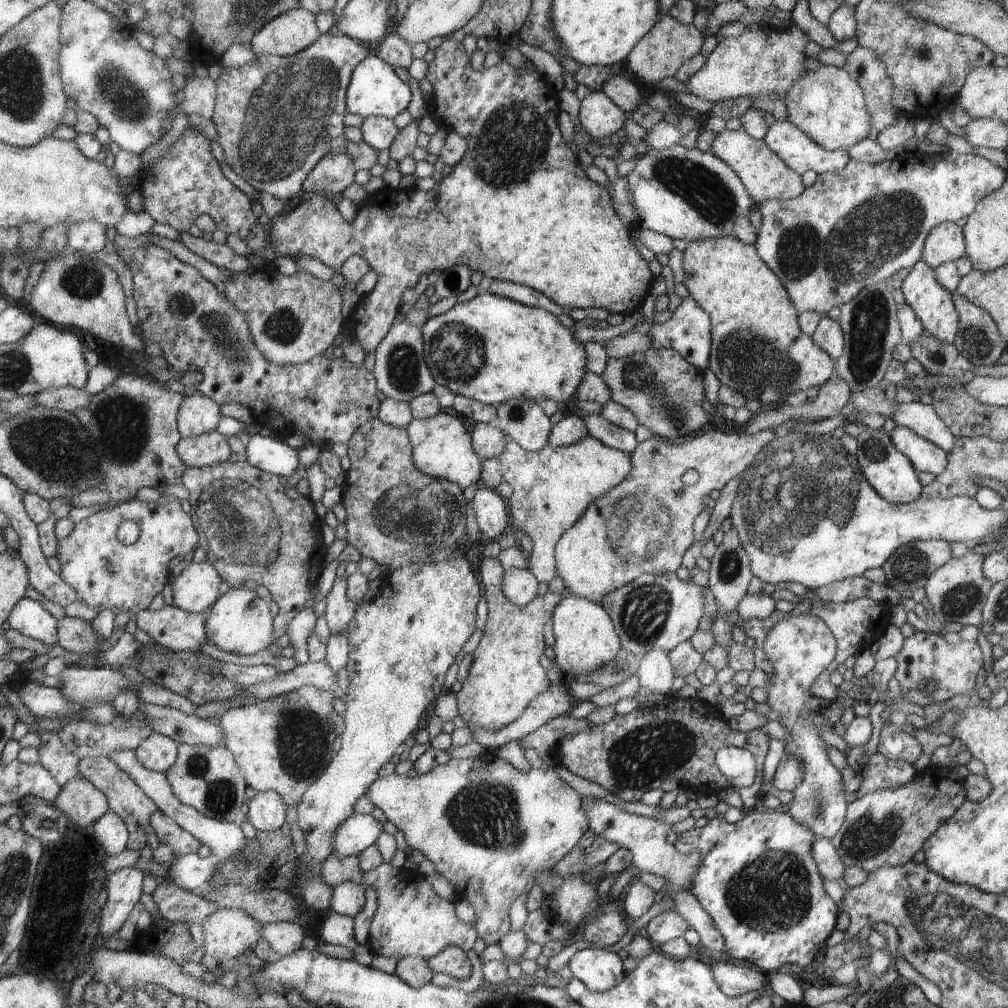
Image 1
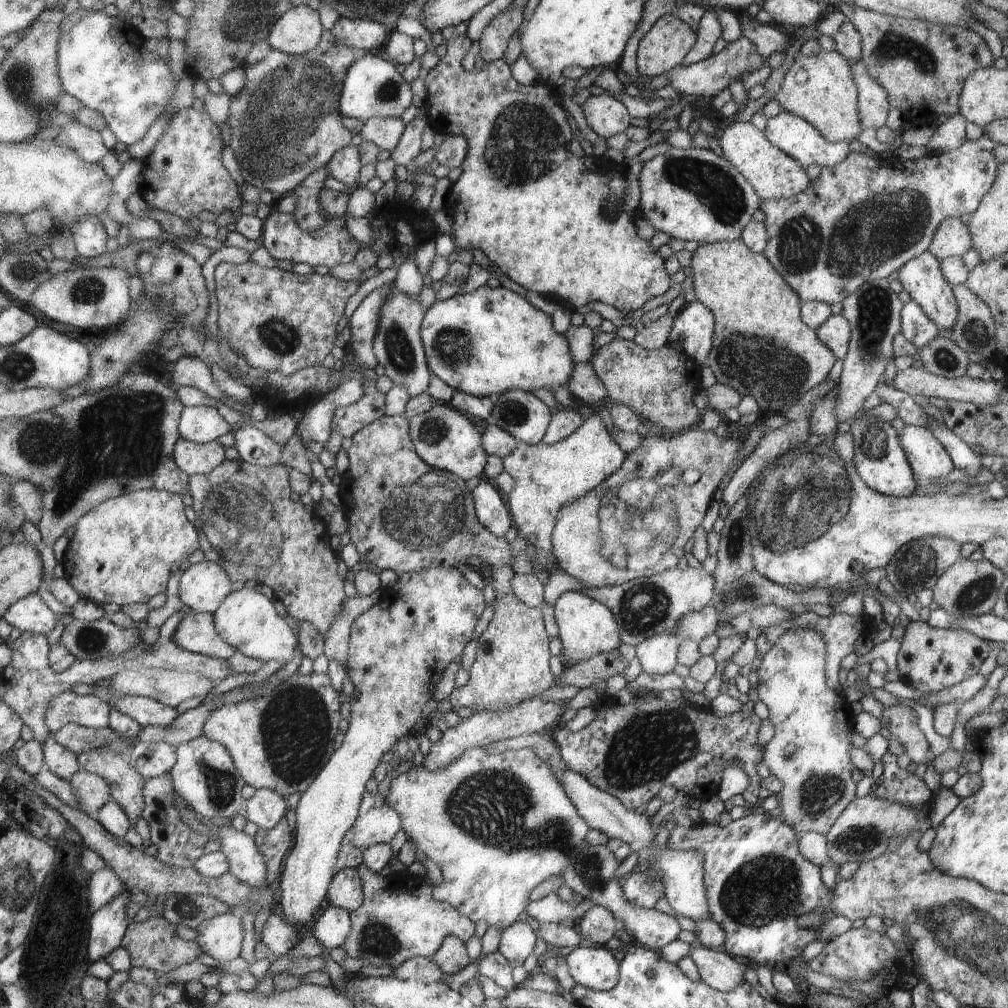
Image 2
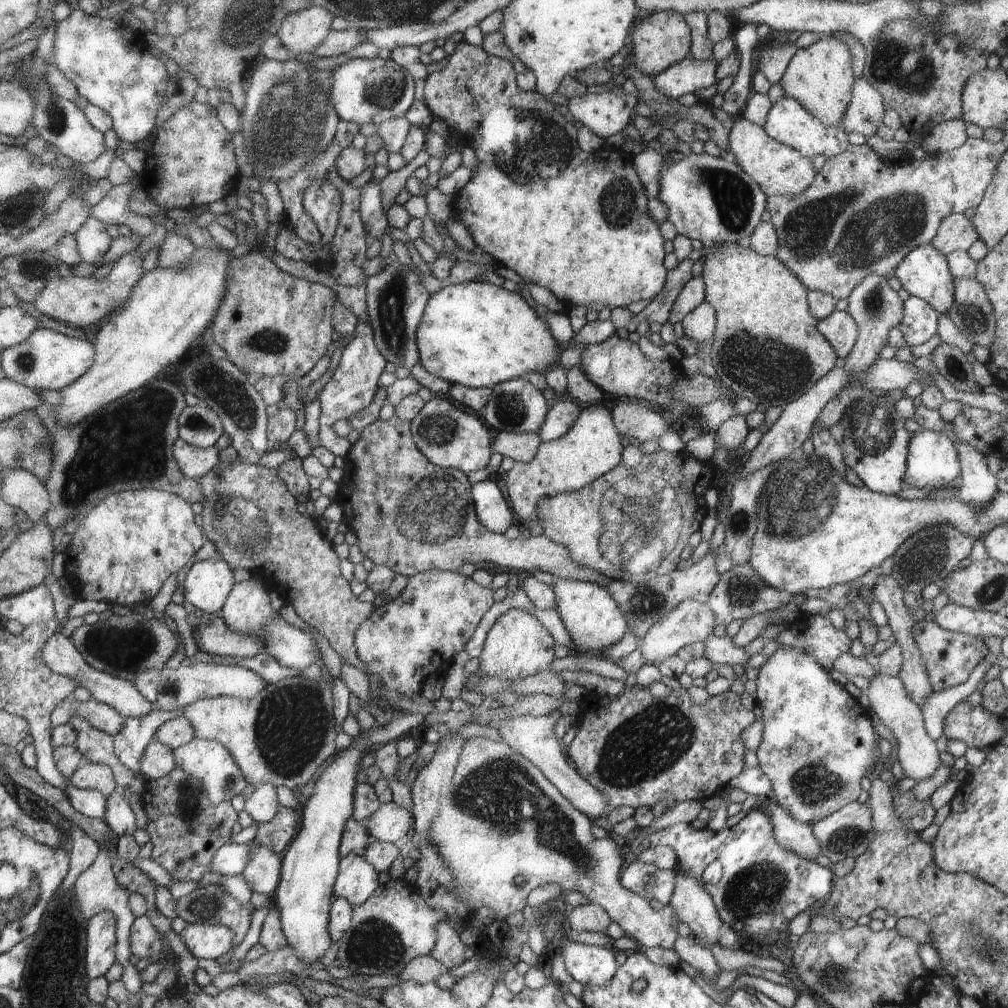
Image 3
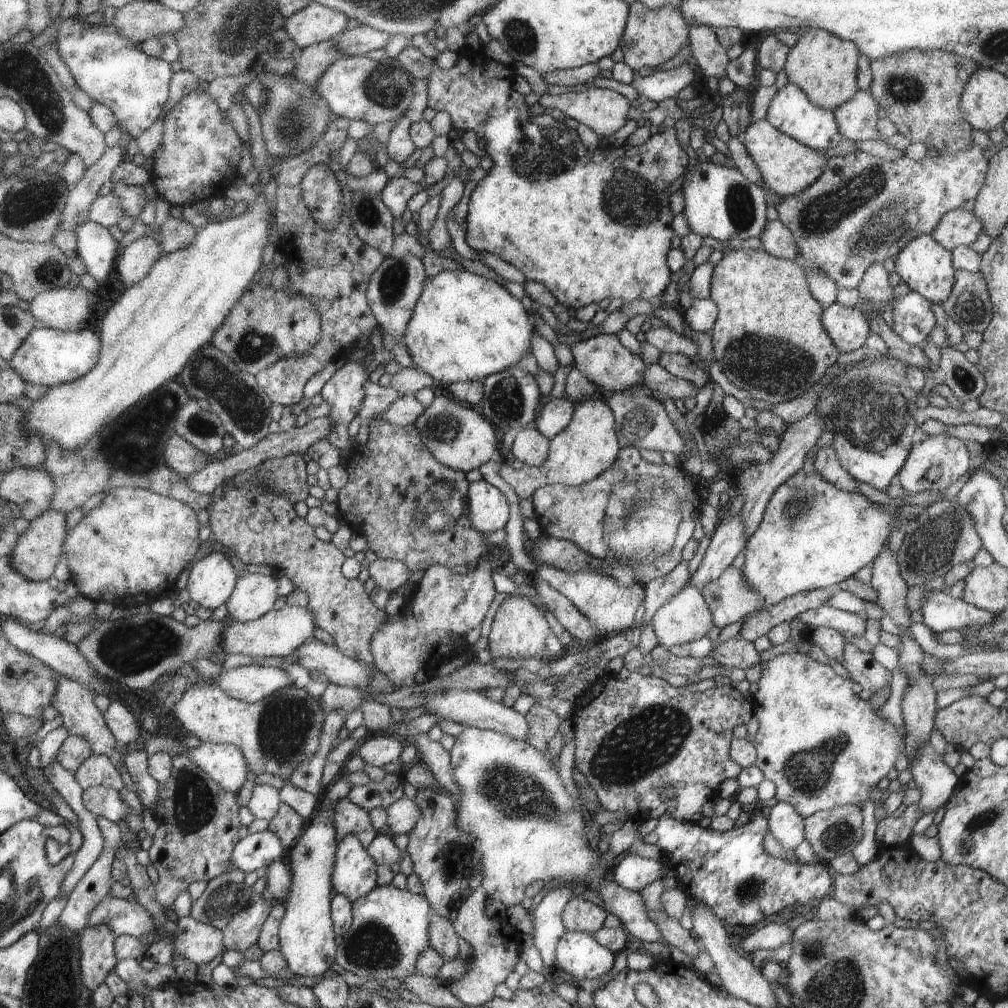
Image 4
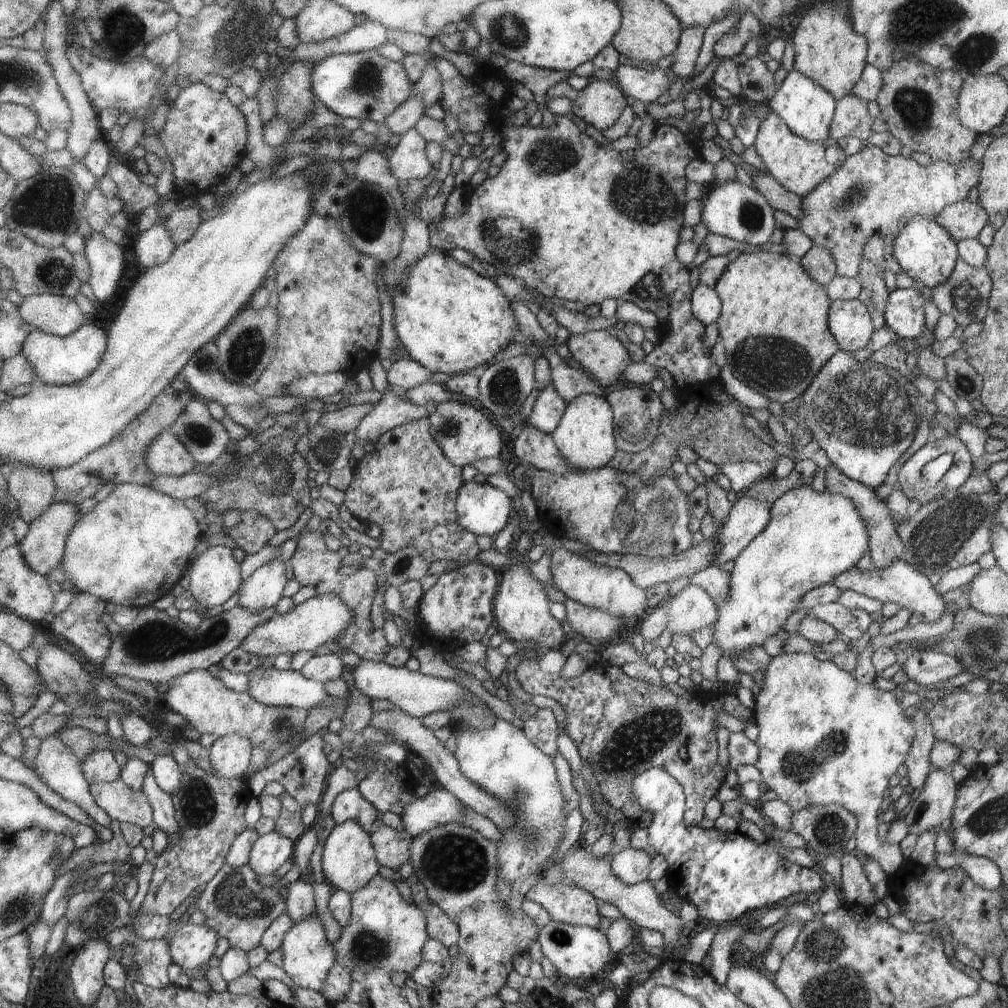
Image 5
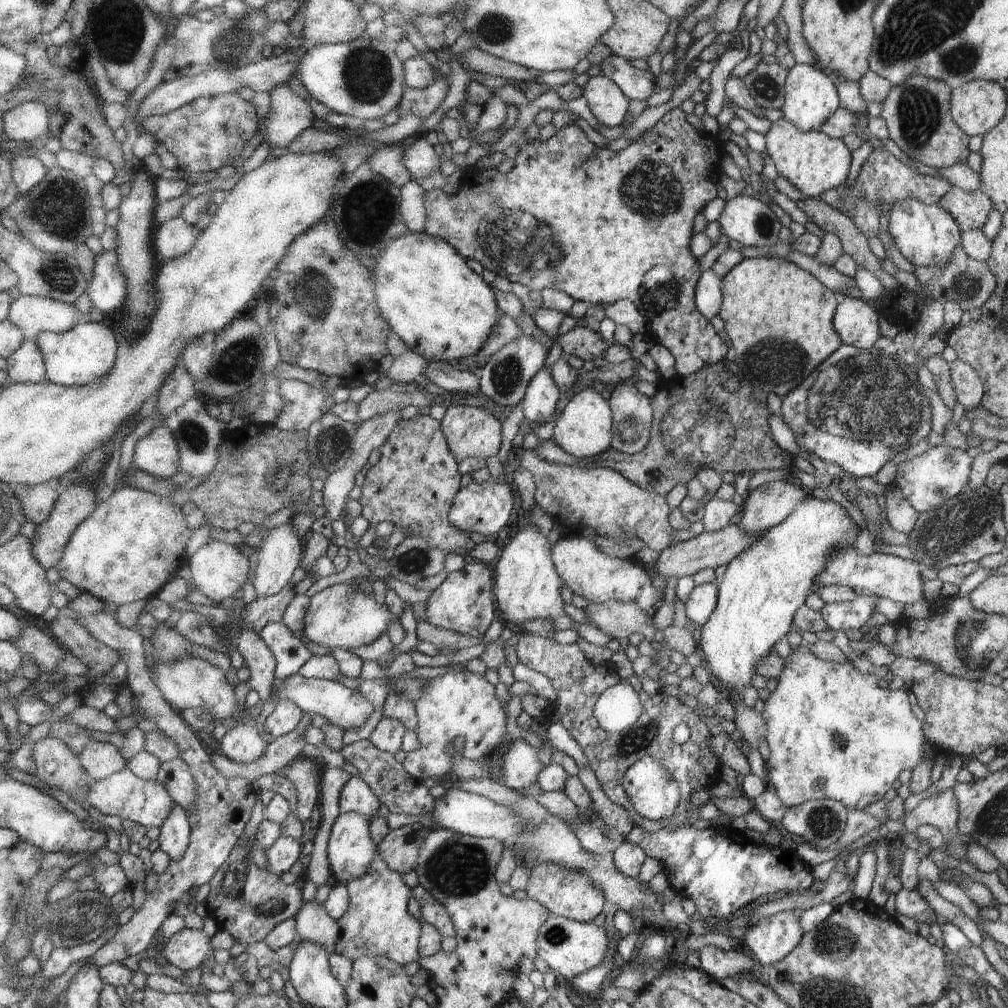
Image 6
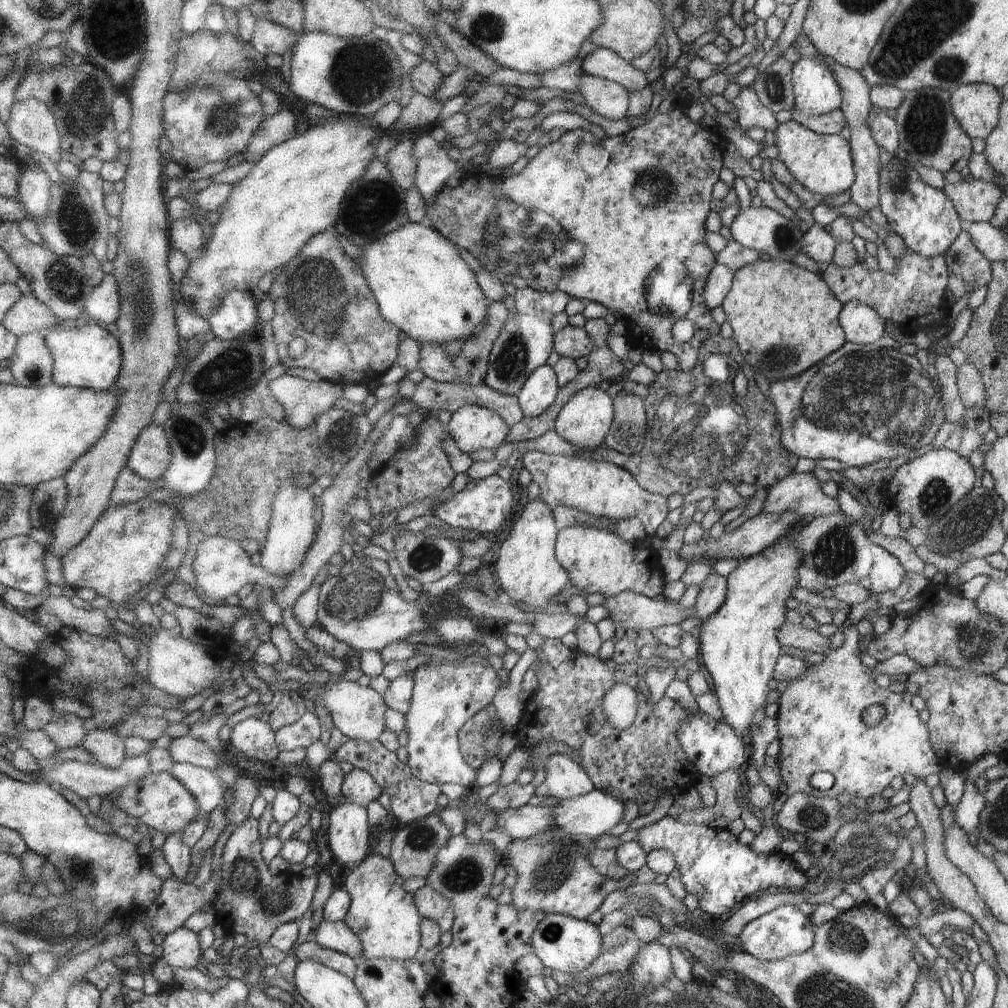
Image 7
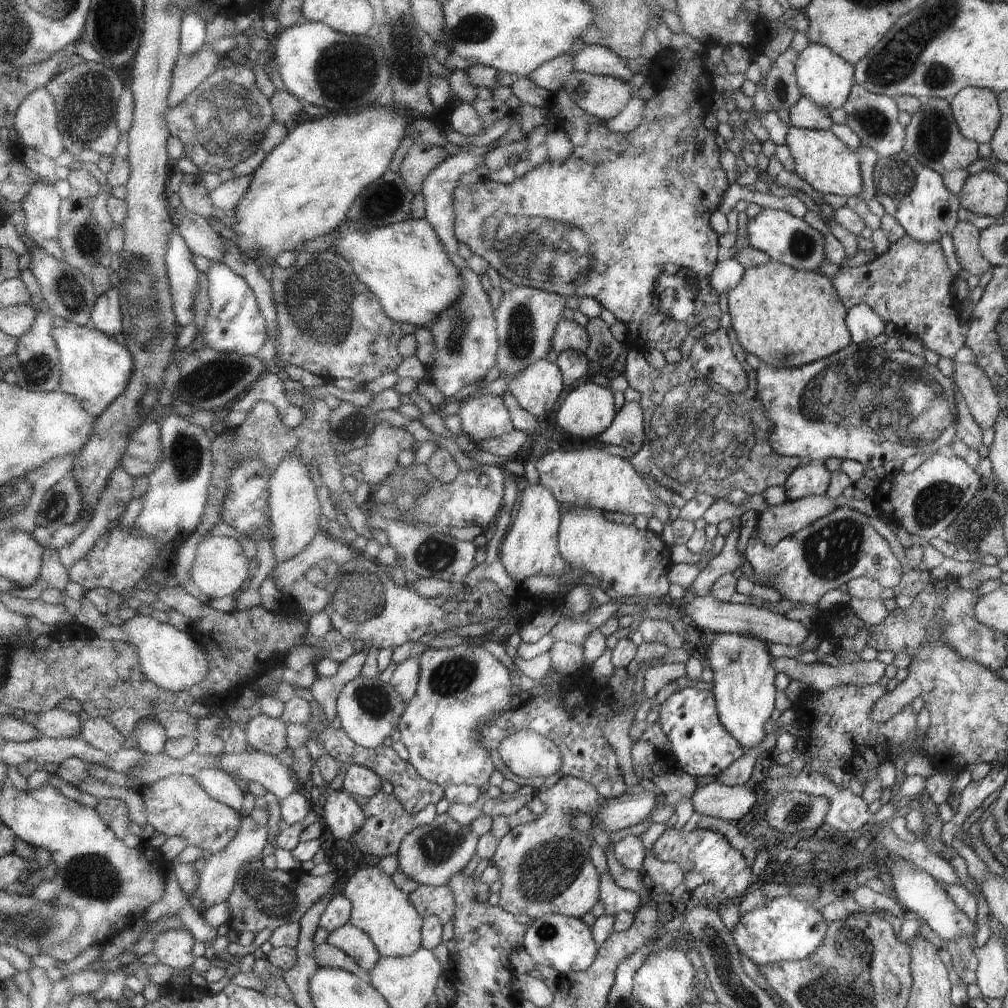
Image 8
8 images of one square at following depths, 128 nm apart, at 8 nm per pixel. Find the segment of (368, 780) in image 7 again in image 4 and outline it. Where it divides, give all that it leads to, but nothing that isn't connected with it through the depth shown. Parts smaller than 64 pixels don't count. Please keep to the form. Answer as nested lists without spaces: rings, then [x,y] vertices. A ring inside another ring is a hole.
[[[344,797],[334,802],[335,806],[335,830],[338,841],[348,835],[356,836],[361,845],[366,848],[379,831],[374,829],[370,821],[369,812],[356,806],[350,799]]]

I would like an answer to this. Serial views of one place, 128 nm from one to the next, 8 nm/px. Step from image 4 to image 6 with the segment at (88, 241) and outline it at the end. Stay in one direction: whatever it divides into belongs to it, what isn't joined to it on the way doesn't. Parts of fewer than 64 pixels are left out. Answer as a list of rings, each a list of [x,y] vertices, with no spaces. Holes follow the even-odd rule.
[[[116,250],[95,255],[93,276],[87,283],[87,293],[94,307],[103,313],[124,307],[127,282]]]

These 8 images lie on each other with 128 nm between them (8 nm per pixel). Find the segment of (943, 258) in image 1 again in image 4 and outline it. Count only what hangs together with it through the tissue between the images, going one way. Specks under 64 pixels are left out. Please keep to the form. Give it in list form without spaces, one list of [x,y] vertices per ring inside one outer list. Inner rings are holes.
[[[960,208],[944,214],[932,235],[946,250],[951,251],[960,245],[970,246],[982,232],[982,223],[974,213]]]

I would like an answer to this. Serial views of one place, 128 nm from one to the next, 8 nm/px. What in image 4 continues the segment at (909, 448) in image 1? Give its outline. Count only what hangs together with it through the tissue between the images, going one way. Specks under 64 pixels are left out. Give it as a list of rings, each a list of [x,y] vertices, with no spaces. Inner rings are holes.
[[[946,433],[938,435],[929,435],[926,440],[916,443],[914,450],[909,452],[909,460],[905,462],[905,466],[898,473],[898,480],[906,494],[918,494],[924,490],[934,490],[934,492],[943,491],[954,484],[963,474],[971,470],[970,458],[966,449],[967,442],[965,440],[951,437]],[[933,465],[941,467],[941,475],[935,481],[926,479],[926,472]]]

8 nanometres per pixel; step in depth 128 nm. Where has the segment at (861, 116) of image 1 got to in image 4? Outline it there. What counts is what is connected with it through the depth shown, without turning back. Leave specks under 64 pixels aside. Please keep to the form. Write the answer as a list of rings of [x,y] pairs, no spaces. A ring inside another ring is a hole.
[[[808,29],[806,36],[799,37],[796,46],[789,50],[783,70],[789,82],[800,87],[810,102],[823,109],[835,111],[840,105],[848,102],[859,89],[857,62],[860,54],[857,43],[841,39],[823,30]]]

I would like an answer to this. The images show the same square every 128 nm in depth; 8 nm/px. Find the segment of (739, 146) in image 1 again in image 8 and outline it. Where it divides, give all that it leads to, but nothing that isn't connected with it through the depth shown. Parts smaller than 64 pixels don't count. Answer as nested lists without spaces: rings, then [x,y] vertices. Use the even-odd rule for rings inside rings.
[[[790,127],[786,135],[786,146],[794,158],[795,173],[803,178],[822,194],[839,194],[847,198],[857,195],[862,190],[860,170],[858,170],[859,154],[852,152],[832,131],[806,130]]]

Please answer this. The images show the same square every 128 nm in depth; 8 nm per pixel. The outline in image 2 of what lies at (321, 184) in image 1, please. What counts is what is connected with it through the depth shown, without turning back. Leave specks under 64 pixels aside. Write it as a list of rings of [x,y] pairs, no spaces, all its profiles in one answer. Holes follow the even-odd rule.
[[[347,146],[342,149],[325,164],[325,168],[329,176],[348,184],[351,189],[354,189],[358,184],[359,172],[362,168],[357,147]]]

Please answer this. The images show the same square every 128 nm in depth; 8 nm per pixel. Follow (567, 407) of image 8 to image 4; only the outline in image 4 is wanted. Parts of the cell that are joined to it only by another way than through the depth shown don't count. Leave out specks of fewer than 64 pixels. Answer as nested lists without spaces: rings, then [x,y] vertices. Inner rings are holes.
[[[592,398],[576,403],[574,418],[569,422],[569,426],[549,441],[548,456],[536,468],[514,469],[507,464],[504,466],[503,461],[501,462],[499,474],[514,488],[519,500],[532,497],[537,489],[546,485],[585,485],[614,465],[621,452],[613,412],[610,412],[604,402]]]

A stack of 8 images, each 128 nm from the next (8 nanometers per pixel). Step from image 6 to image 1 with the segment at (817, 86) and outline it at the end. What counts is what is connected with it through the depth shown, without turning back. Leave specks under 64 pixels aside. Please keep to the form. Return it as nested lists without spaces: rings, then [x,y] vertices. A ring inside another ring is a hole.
[[[775,121],[768,127],[763,141],[785,161],[790,170],[800,175],[806,170],[814,170],[818,175],[842,170],[852,159],[847,149],[826,150],[790,121]]]

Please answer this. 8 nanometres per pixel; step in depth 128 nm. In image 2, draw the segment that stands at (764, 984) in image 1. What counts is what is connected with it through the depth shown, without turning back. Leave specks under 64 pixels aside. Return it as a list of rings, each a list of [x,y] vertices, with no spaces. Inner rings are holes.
[[[704,945],[693,948],[689,955],[698,967],[699,978],[716,990],[729,993],[746,982],[745,965],[736,962],[733,955]]]

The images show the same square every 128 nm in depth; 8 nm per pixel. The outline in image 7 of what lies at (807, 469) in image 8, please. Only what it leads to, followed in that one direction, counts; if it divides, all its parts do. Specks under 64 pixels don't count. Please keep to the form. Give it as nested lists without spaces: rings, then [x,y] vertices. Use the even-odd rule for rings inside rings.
[[[790,473],[766,490],[766,505],[761,508],[760,514],[797,513],[800,517],[811,519],[829,515],[838,509],[837,499],[824,494],[819,480],[812,473]]]

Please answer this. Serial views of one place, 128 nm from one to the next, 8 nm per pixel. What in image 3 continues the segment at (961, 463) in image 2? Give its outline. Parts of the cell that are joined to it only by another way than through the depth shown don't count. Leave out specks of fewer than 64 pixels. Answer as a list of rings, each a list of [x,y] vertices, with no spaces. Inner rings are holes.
[[[956,441],[955,445],[961,464],[961,485],[956,497],[967,503],[974,503],[977,509],[983,509],[999,491],[996,487],[996,475],[988,469],[986,456],[973,446],[964,441]]]

